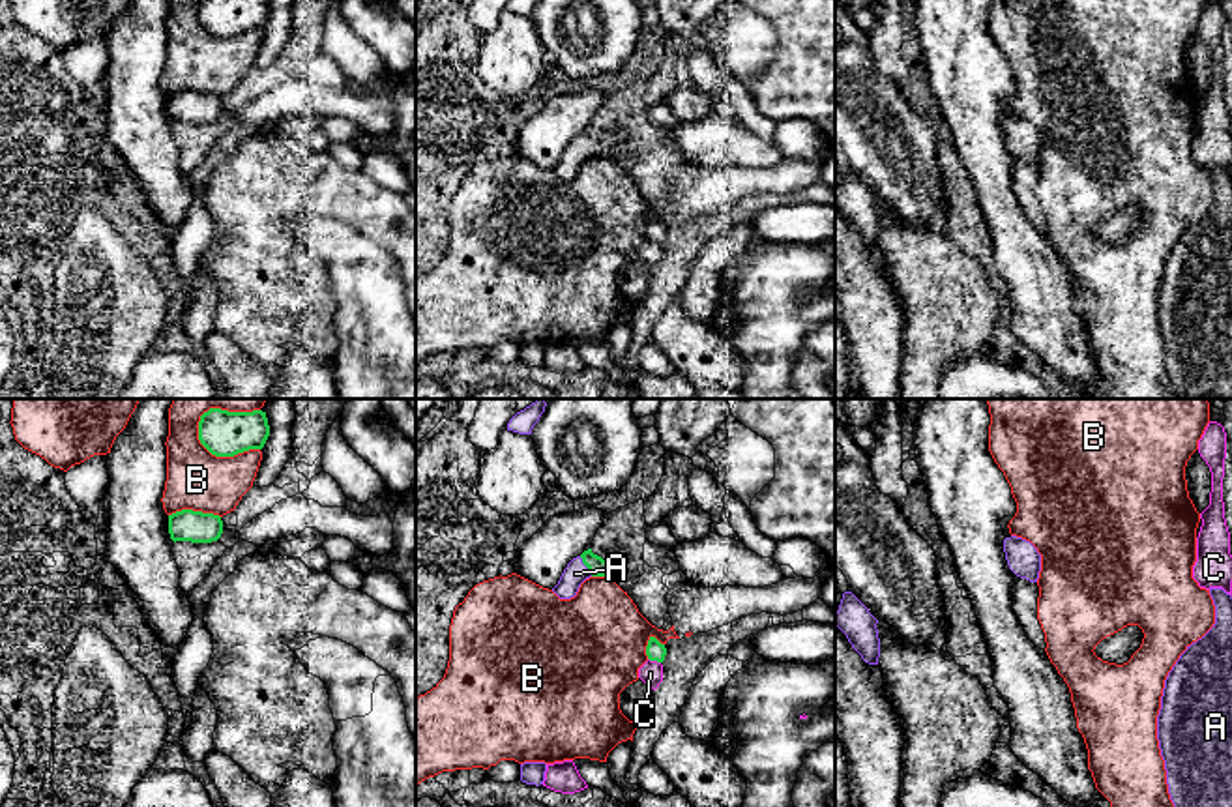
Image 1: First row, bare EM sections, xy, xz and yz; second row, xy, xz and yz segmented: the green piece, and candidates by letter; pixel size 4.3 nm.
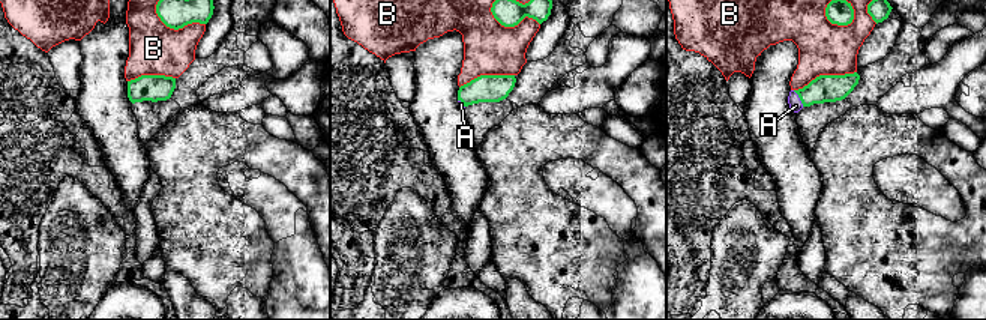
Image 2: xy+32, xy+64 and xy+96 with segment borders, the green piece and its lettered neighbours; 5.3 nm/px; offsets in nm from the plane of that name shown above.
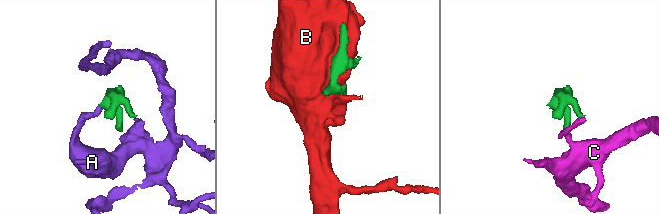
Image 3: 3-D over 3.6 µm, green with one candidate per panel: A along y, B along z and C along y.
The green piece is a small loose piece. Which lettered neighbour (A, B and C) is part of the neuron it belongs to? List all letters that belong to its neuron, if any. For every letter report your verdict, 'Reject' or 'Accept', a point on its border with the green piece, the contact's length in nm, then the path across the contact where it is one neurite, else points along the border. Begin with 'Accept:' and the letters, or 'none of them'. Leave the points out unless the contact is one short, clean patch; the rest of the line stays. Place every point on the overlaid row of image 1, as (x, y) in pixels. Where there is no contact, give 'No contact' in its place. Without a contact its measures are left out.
Accept: A
A: Accept. Touches green at xz (585, 564). Shared border 110 nm. Path across: xz (596, 564), (585, 564), (575, 573)
B: Reject. Touches green at xy (216, 409). Shared border 300 nm
C: Reject. Touches green at xz (654, 660). Shared border 60 nm

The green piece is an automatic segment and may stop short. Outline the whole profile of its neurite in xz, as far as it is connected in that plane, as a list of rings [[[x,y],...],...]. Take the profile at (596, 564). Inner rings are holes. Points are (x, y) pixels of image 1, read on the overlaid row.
[[[592,549],[584,550],[580,556],[573,558],[564,569],[558,584],[552,592],[560,599],[571,599],[577,595],[580,584],[590,577],[605,577],[612,573],[612,564],[594,554]]]

